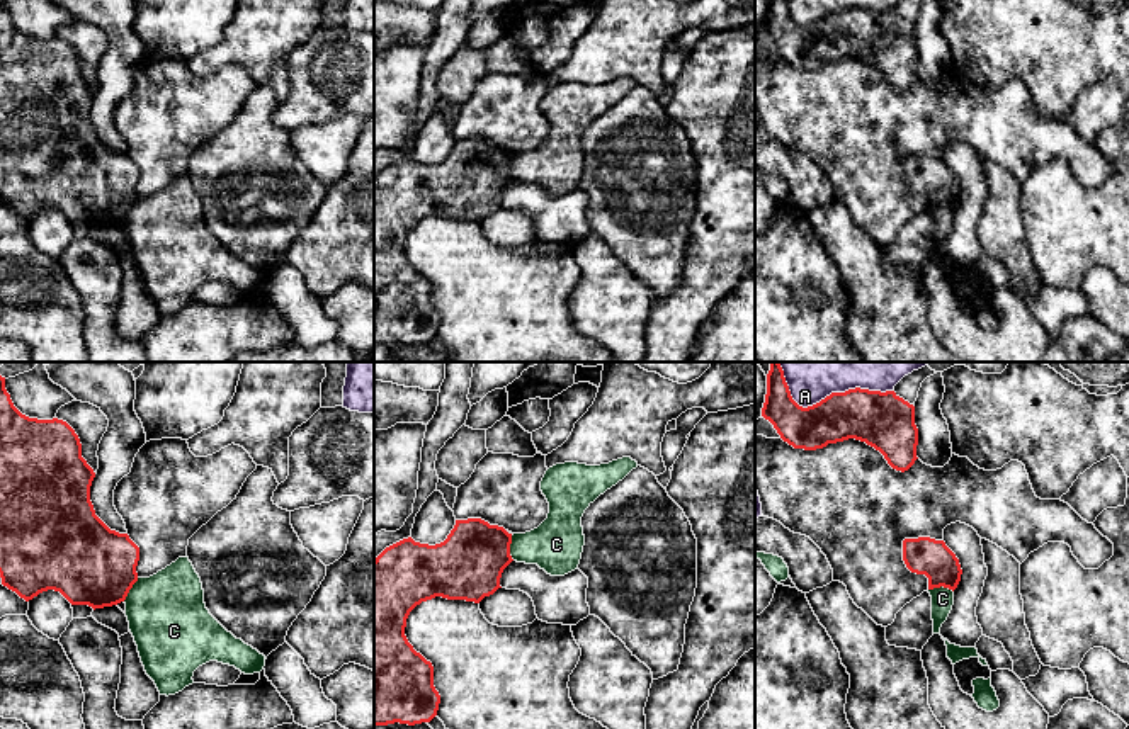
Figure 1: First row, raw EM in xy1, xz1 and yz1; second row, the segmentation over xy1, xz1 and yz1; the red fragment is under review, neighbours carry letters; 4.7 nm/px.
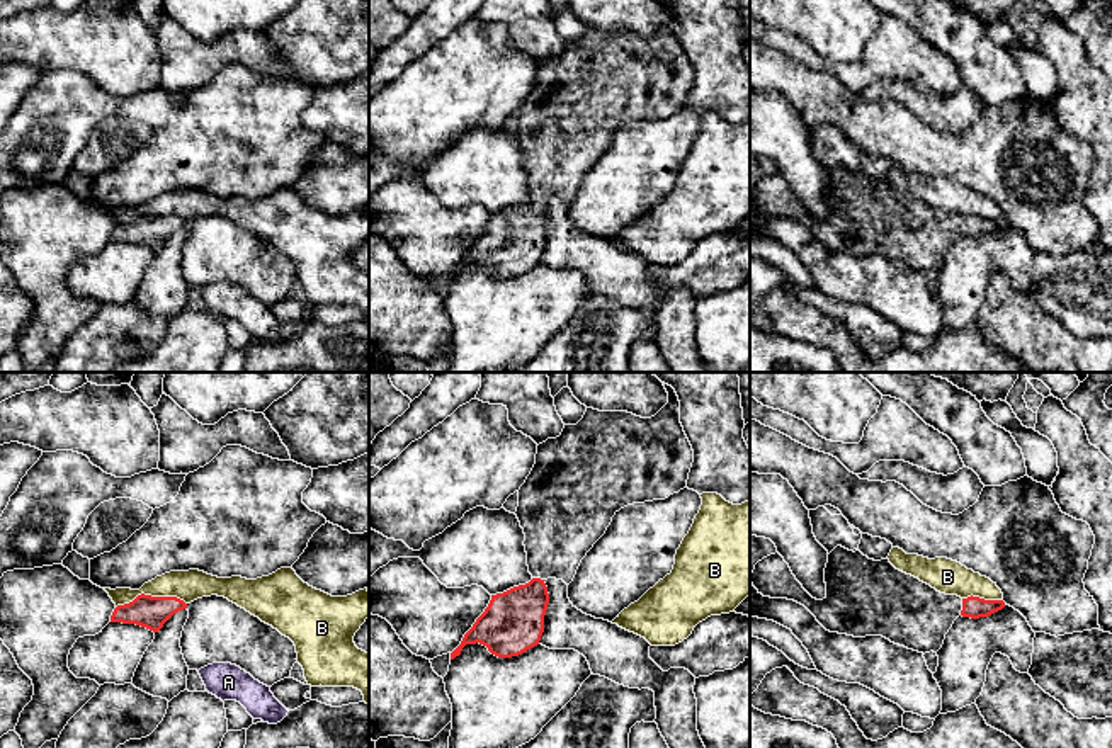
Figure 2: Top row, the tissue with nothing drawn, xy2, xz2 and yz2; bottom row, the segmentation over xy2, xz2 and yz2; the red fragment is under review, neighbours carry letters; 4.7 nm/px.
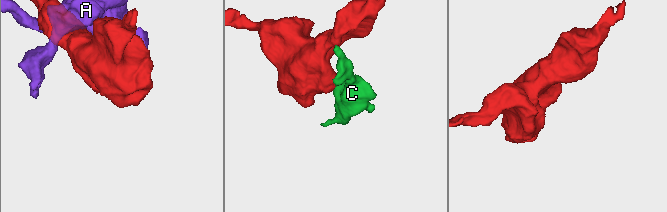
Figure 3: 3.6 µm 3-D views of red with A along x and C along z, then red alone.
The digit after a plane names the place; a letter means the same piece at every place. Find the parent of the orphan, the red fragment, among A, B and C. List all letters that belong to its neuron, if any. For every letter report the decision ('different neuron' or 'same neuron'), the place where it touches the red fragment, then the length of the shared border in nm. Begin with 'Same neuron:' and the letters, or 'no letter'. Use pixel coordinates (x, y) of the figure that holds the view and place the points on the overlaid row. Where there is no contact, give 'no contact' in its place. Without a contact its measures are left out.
Same neuron: no letter
A: different neuron | yz1 (825, 398) | 550 nm
B: different neuron | xy2 (150, 595) | 340 nm
C: different neuron | xz1 (509, 548) | 120 nm

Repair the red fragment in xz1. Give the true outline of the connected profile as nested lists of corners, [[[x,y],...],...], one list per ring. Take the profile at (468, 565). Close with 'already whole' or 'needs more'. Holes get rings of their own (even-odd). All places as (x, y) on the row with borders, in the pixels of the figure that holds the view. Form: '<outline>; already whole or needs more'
[[[481,518],[456,520],[440,544],[428,545],[411,537],[386,547],[374,559],[374,726],[430,722],[440,695],[434,687],[434,666],[413,649],[405,636],[410,612],[422,602],[442,596],[479,603],[500,586],[510,556],[512,534]]]; already whole

